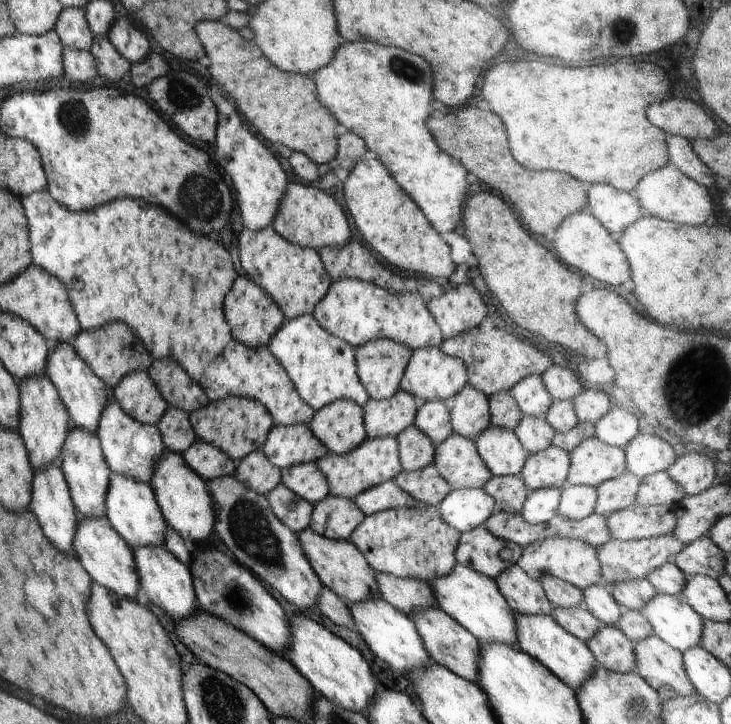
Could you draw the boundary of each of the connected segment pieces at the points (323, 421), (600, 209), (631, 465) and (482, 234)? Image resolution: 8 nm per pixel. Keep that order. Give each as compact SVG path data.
M338 399L315 411L308 425L330 453L343 455L368 438L363 416L357 402Z
M594 184L588 190L588 204L592 214L602 223L614 240L642 218L643 208L636 196L628 192L620 192L606 184Z
M638 433L624 450L626 468L643 479L649 474L666 471L679 451L656 433Z
M492 192L474 194L464 210L464 228L468 240L478 248L480 272L488 288L518 326L540 334L548 342L570 348L586 360L607 356L607 346L578 322L574 306L580 296L580 276L540 246L520 226L500 196Z

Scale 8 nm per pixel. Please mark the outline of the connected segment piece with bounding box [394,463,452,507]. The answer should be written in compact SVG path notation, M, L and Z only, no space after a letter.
M436 465L415 471L400 471L394 478L397 485L410 493L418 502L437 507L451 491L451 486L440 476Z

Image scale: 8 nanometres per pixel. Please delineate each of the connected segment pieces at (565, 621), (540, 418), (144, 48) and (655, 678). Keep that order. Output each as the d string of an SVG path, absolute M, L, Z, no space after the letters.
M556 606L551 612L551 617L566 632L584 642L589 641L603 627L603 624L597 618L594 618L594 615L590 614L590 611L584 606L574 607L573 609Z
M523 415L514 431L529 454L546 450L555 435L555 430L548 424L545 415Z
M120 17L114 21L114 24L108 31L107 37L112 46L130 64L140 63L151 52L148 37L138 30L138 27L129 22L126 17Z
M656 635L635 643L635 657L636 672L656 690L661 701L697 692L686 674L683 654Z

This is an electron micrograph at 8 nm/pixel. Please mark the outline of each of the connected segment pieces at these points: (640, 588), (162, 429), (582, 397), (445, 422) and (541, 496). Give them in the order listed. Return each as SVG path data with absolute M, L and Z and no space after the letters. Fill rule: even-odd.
M647 578L614 583L610 592L623 609L641 612L657 593Z
M169 406L156 425L170 452L182 454L197 439L189 414L181 408Z
M583 388L572 399L577 420L595 425L611 407L608 397L599 388Z
M431 400L420 403L416 413L414 426L426 434L435 446L453 433L449 409L450 403L443 400Z
M544 487L529 492L520 512L521 517L531 525L548 522L558 514L561 490L558 487Z

